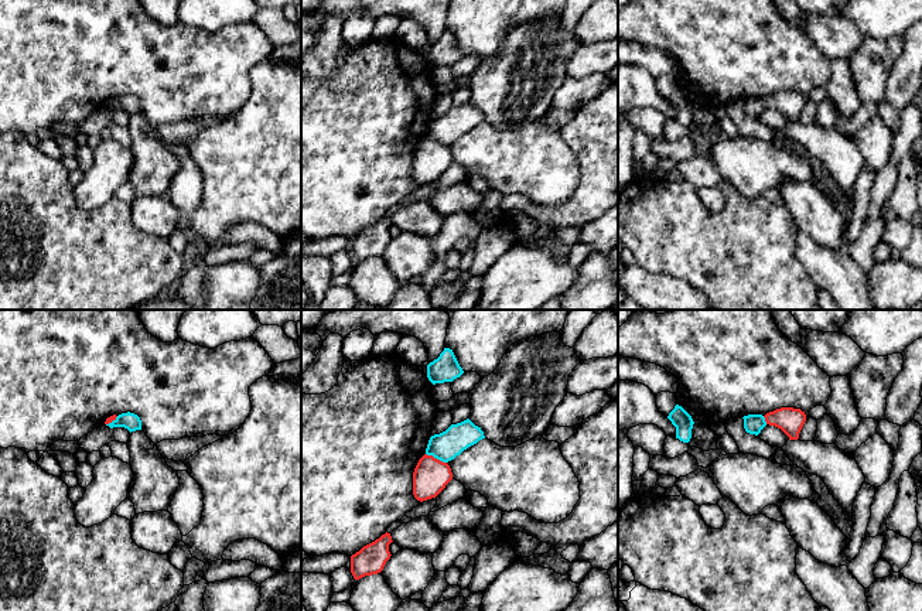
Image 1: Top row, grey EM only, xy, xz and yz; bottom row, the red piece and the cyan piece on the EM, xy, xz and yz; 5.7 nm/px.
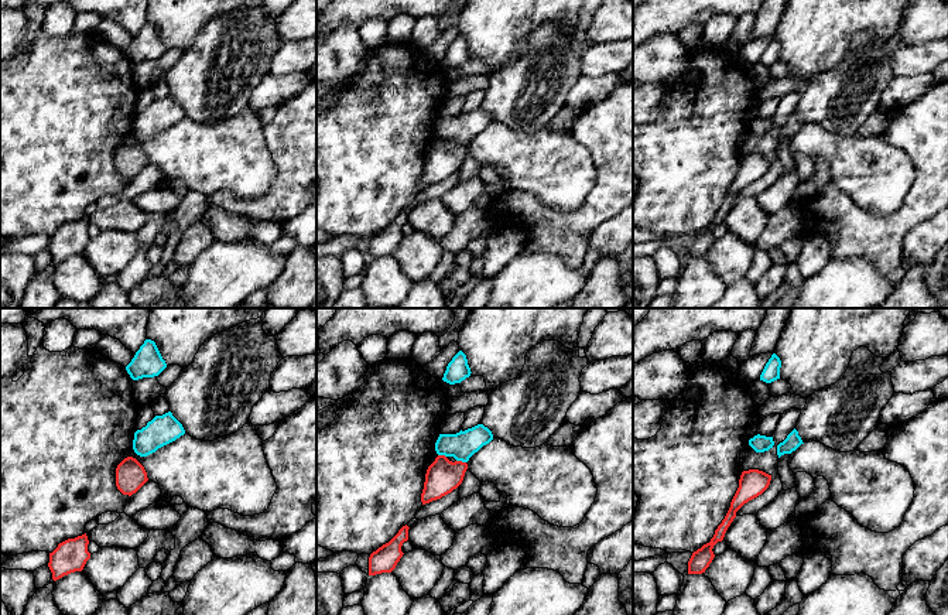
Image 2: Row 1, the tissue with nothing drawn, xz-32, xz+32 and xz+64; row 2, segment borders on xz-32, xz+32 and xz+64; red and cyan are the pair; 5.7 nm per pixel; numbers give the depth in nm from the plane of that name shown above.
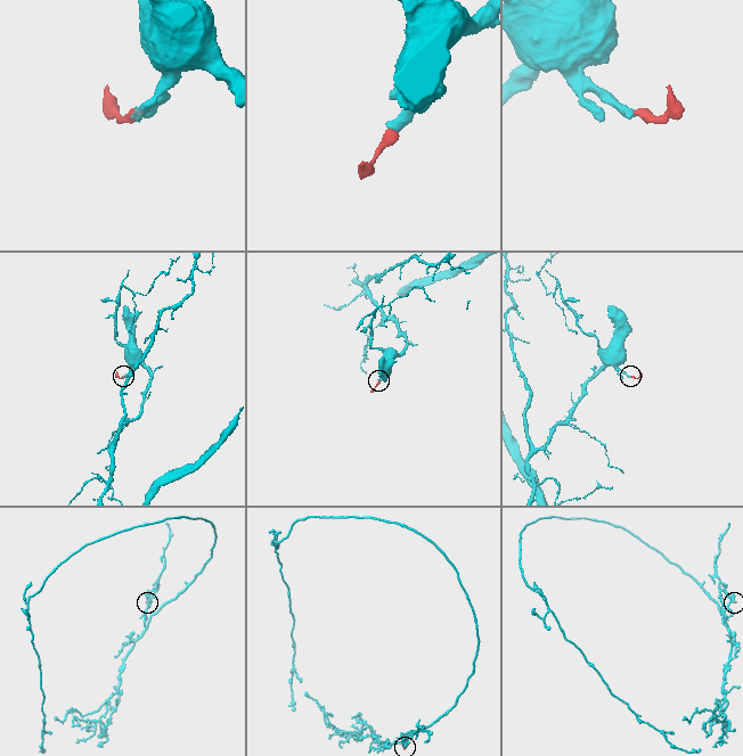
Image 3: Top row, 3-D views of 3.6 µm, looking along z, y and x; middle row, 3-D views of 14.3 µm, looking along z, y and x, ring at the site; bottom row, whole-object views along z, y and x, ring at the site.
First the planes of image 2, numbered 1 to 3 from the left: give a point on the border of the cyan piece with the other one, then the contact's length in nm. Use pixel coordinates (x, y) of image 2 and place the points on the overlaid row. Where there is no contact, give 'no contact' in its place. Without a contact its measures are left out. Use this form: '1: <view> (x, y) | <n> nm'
1: no contact
2: xz+32 (461, 461) | 60 nm
3: no contact

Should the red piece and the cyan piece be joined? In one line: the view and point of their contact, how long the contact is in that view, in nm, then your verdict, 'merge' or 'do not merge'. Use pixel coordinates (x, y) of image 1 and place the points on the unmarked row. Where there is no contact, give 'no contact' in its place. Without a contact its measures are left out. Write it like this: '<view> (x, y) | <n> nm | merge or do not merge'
xz (436, 142) | 130 nm | do not merge

